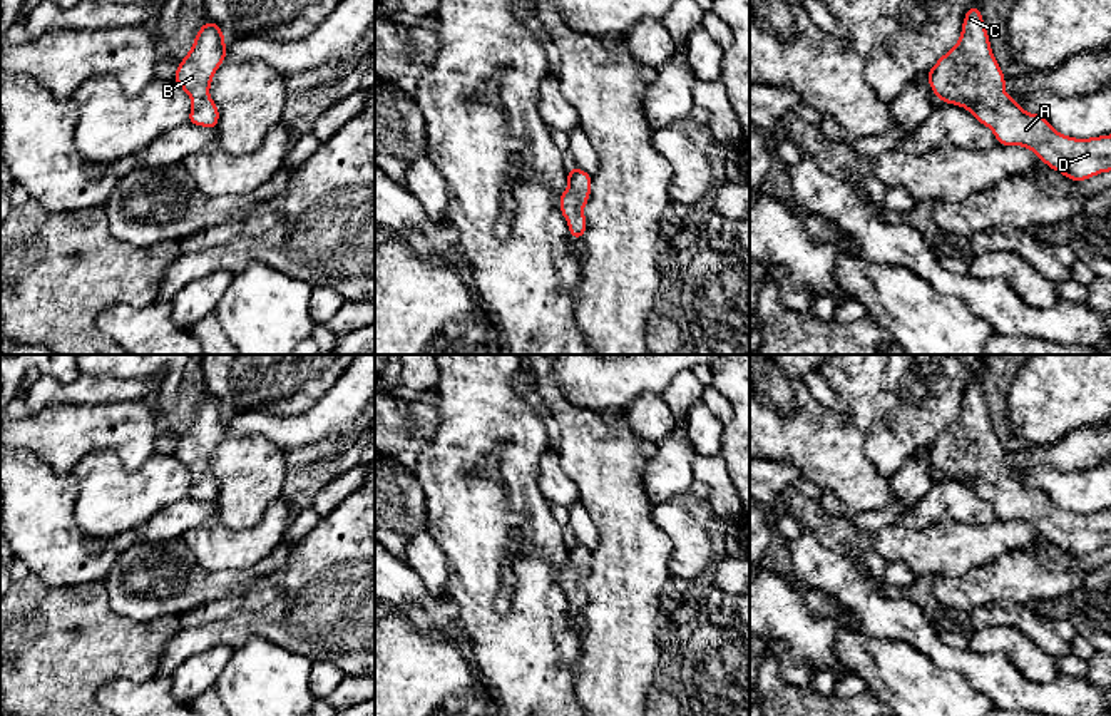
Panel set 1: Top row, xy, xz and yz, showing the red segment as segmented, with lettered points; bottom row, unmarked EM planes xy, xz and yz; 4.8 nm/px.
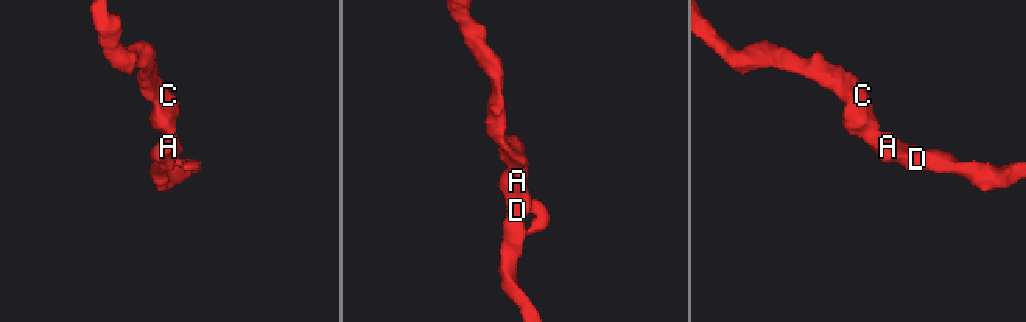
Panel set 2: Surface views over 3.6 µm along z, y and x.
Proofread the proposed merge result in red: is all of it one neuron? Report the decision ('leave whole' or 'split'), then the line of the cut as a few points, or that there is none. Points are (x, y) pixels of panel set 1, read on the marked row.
leave whole; cut none

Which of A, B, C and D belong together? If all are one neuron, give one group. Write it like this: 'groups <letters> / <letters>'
groups A B C D

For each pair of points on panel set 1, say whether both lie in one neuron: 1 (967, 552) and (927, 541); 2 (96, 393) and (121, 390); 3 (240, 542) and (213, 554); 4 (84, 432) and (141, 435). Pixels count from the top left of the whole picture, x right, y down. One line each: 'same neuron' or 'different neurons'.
1: same neuron
2: same neuron
3: same neuron
4: same neuron

